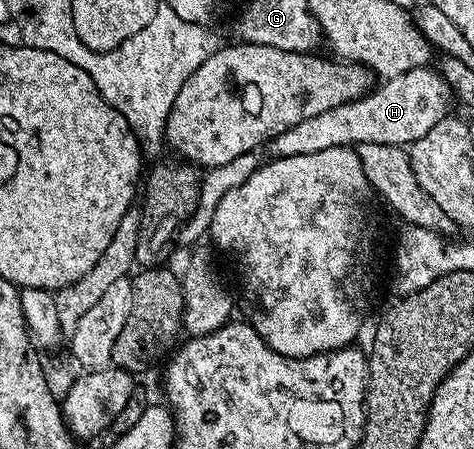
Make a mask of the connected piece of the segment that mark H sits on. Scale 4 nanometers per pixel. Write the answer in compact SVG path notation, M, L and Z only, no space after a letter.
M431 67L411 69L398 77L378 82L361 99L327 109L327 113L319 113L319 117L307 117L307 121L299 121L299 125L291 125L291 129L274 135L267 144L268 154L282 159L363 143L405 147L445 119L450 112L450 103L453 103L452 89L438 70Z

